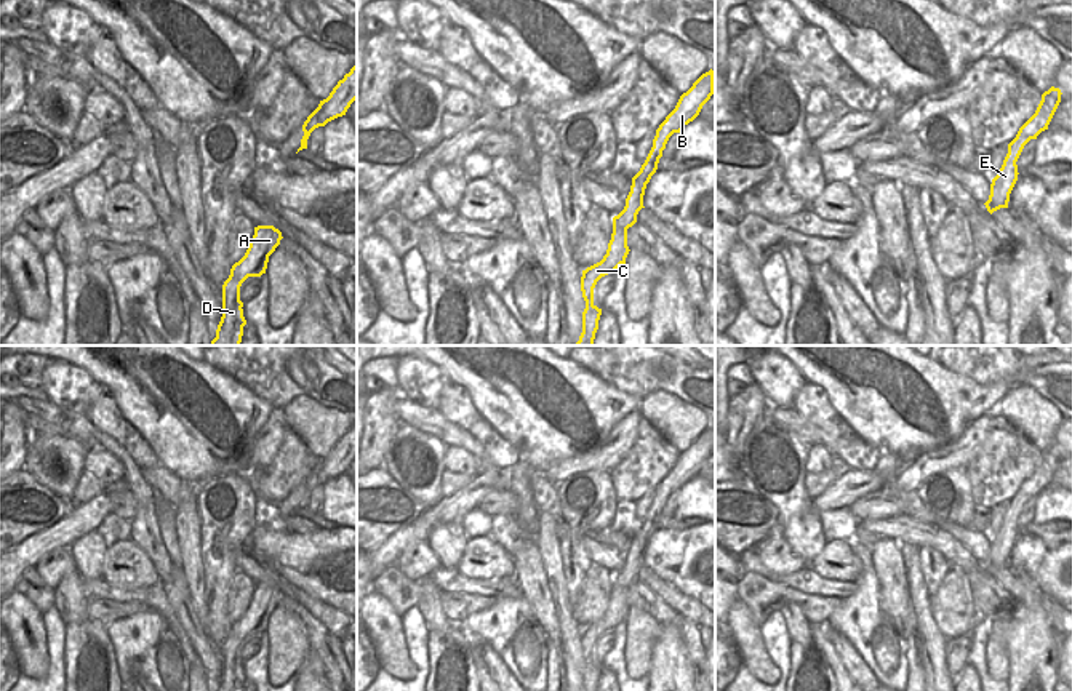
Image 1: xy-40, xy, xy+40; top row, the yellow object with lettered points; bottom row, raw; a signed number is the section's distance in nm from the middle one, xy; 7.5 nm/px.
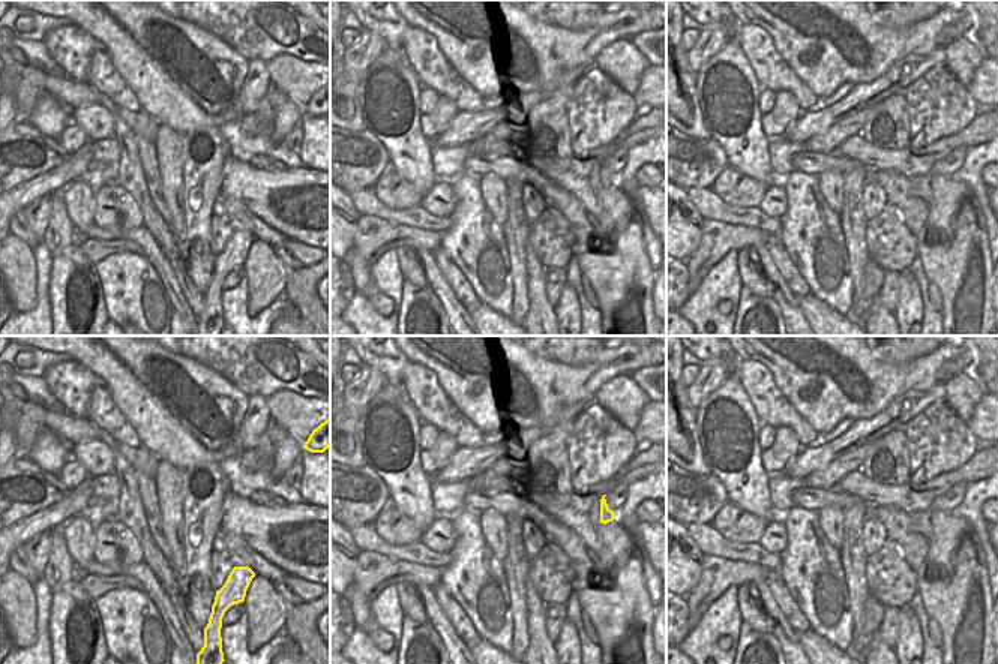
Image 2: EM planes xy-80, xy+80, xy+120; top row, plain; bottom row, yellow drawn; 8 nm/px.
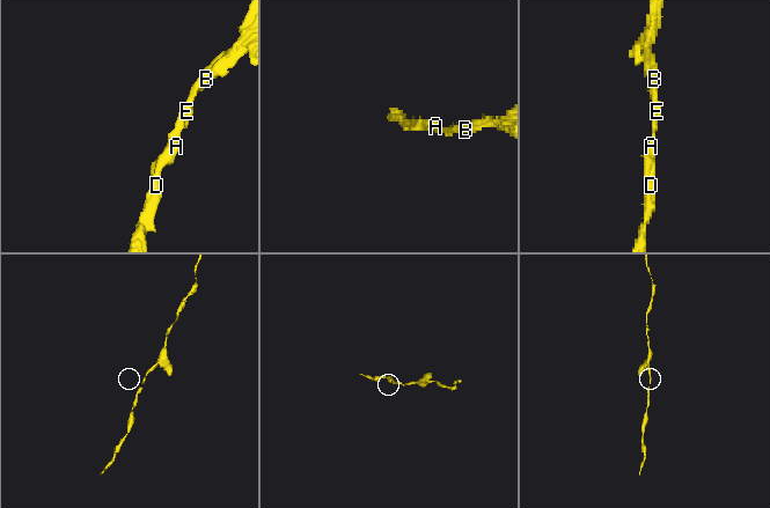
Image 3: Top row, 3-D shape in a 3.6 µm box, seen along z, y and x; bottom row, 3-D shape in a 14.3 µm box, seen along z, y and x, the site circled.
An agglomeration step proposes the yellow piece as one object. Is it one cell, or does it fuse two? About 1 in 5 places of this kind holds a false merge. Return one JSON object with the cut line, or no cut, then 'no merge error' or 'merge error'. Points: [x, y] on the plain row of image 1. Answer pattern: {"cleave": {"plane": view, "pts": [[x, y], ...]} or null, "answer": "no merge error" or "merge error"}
{"cleave": null, "answer": "no merge error"}

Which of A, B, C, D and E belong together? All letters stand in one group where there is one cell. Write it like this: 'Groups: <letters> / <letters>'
Groups: A B C D E.

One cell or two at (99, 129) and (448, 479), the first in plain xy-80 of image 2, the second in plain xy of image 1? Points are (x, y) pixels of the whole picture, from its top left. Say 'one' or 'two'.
two

